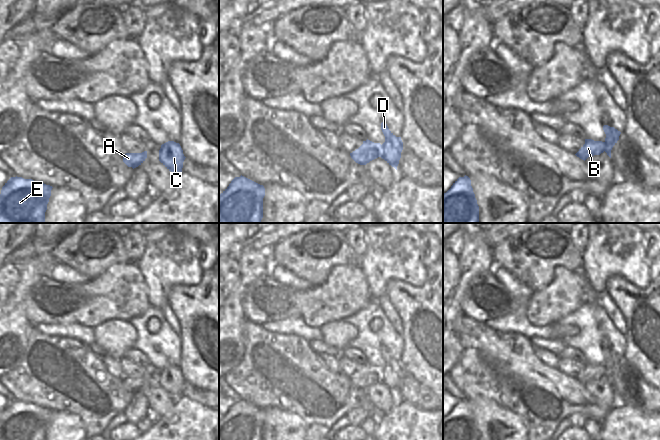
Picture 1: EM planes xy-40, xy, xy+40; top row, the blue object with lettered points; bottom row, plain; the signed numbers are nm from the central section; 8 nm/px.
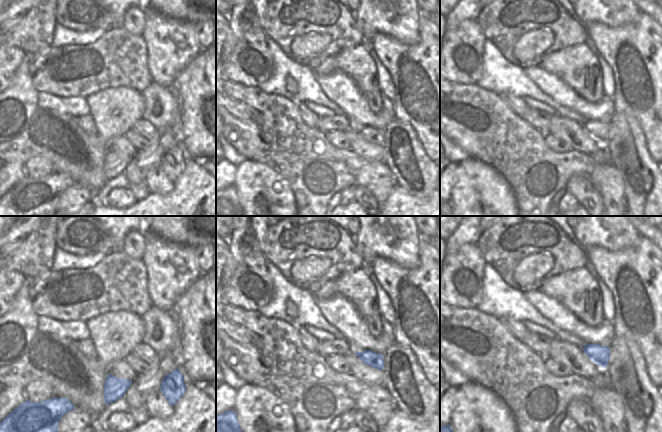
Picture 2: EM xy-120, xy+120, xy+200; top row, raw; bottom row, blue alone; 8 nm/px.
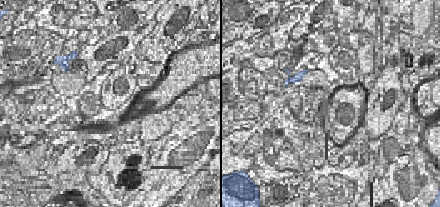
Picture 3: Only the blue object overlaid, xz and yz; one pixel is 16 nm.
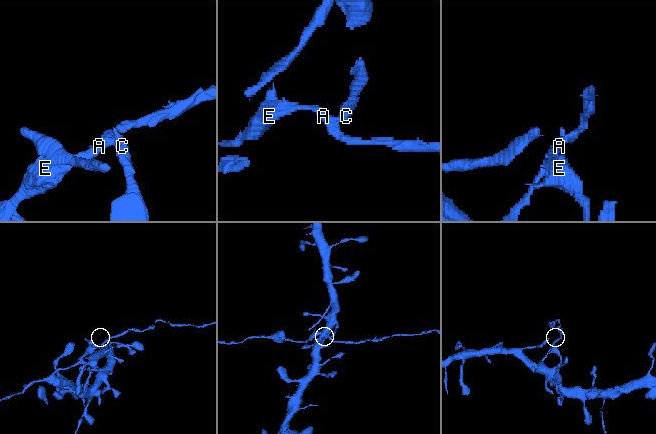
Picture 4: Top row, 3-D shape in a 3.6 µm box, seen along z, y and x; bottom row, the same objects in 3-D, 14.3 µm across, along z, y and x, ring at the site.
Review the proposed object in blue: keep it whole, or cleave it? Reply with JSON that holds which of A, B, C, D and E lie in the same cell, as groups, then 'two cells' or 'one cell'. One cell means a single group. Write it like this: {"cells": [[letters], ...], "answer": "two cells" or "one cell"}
{"cells": [["A", "B", "E"], ["C", "D"]], "answer": "two cells"}

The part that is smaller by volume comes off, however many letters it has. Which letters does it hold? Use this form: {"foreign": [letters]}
{"foreign": ["A", "B", "E"]}

